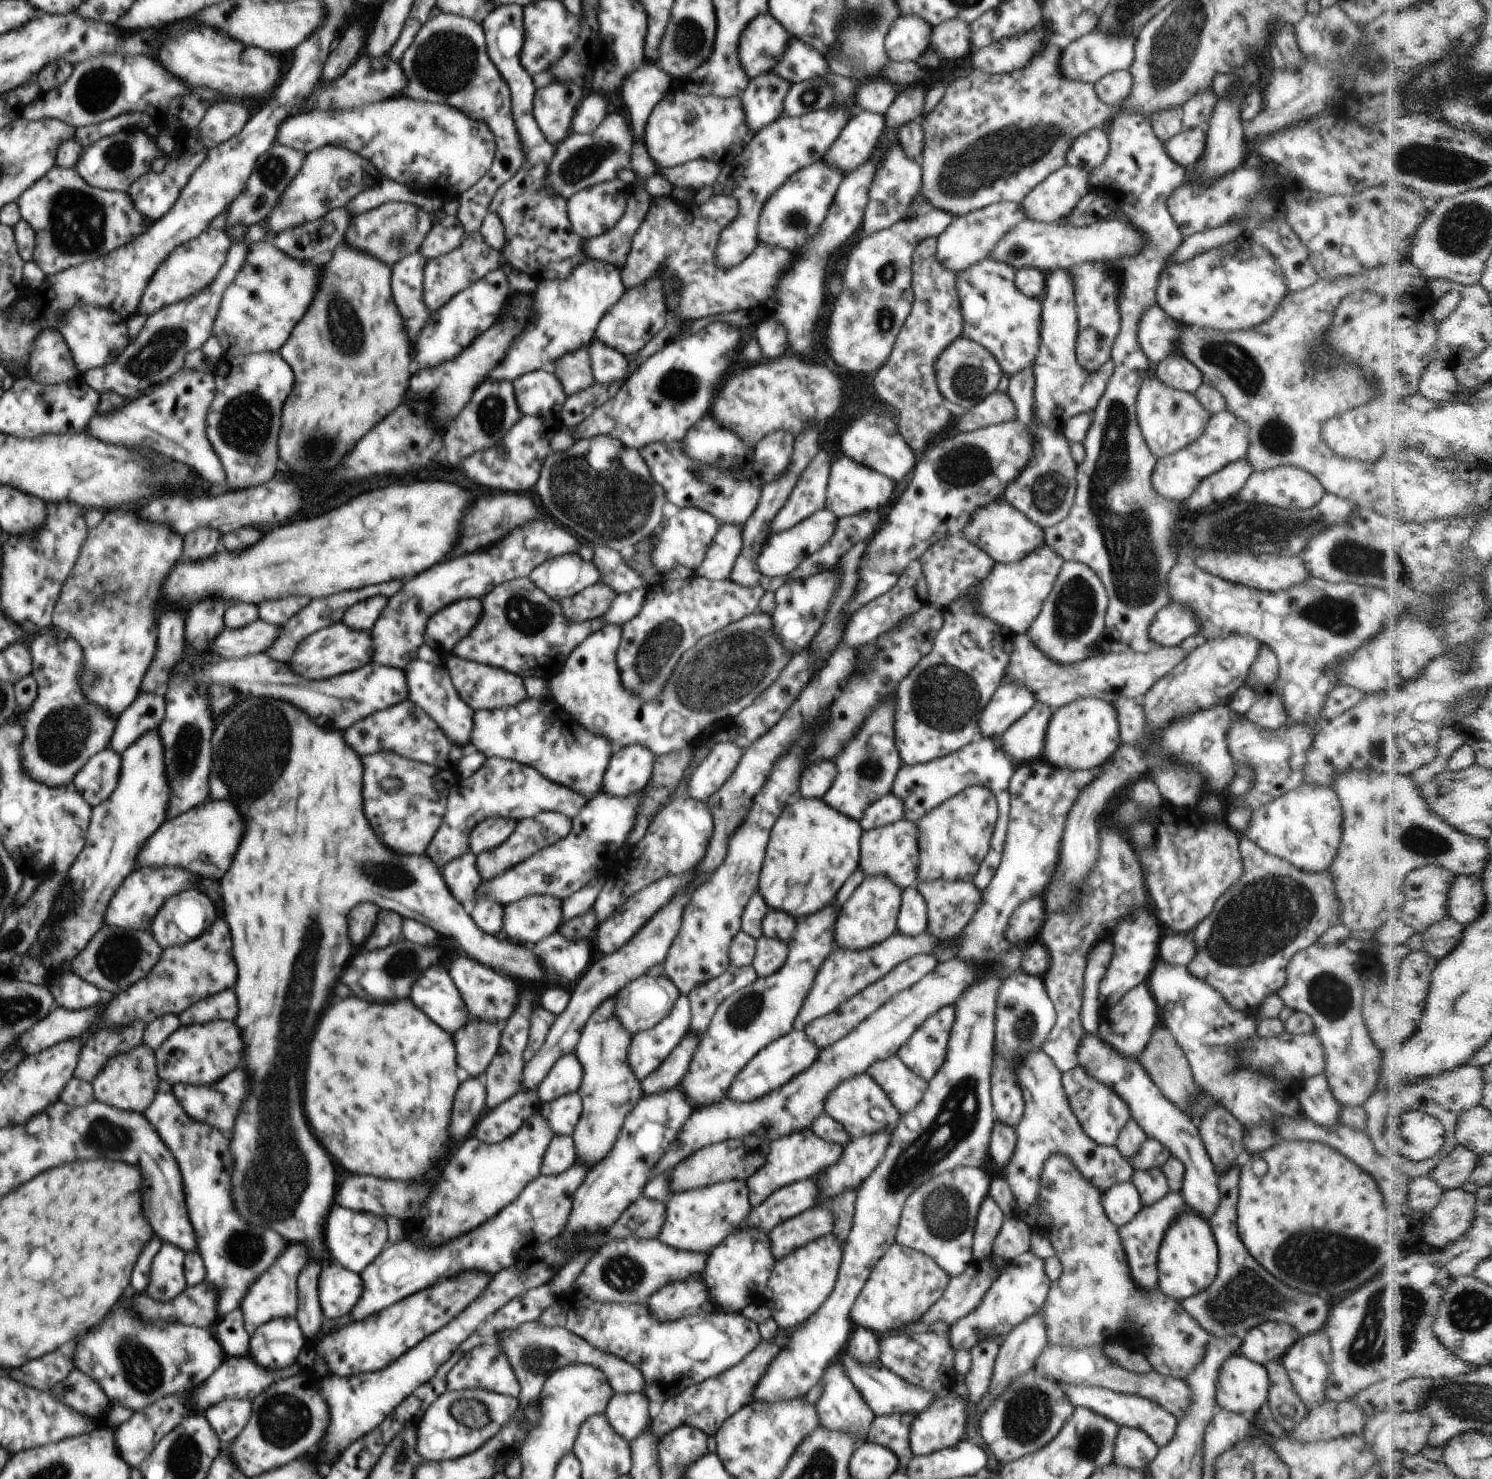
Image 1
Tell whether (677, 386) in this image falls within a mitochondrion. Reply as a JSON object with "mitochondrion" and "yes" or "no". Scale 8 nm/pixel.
{"mitochondrion":"yes"}

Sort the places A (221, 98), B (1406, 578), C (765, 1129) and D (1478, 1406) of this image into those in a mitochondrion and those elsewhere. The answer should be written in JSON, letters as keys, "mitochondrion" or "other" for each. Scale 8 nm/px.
{"A":"other","B":"mitochondrion","C":"other","D":"mitochondrion"}

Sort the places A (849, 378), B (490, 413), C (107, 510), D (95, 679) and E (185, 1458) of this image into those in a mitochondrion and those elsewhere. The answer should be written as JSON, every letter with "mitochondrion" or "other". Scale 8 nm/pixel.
{"A":"other","B":"mitochondrion","C":"other","D":"mitochondrion","E":"mitochondrion"}

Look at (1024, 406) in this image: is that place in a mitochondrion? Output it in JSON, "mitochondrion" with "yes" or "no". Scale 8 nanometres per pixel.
{"mitochondrion":"no"}

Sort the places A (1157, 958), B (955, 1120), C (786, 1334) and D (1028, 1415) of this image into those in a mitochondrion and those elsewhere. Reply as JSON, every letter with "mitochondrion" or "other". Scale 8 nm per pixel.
{"A":"other","B":"mitochondrion","C":"other","D":"mitochondrion"}

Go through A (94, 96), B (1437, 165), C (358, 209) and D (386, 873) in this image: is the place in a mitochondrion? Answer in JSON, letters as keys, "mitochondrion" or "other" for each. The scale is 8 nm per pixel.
{"A":"mitochondrion","B":"mitochondrion","C":"other","D":"mitochondrion"}

